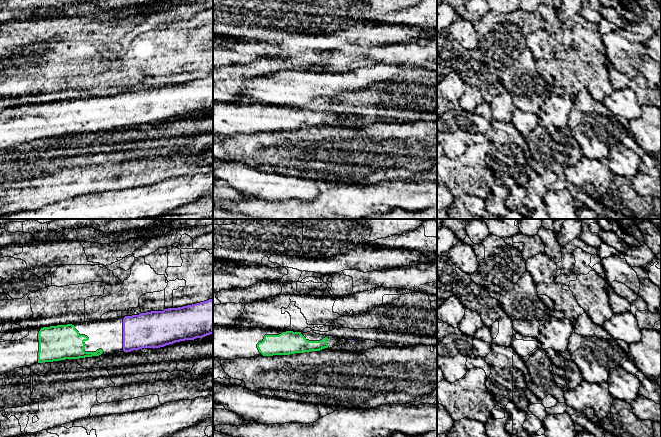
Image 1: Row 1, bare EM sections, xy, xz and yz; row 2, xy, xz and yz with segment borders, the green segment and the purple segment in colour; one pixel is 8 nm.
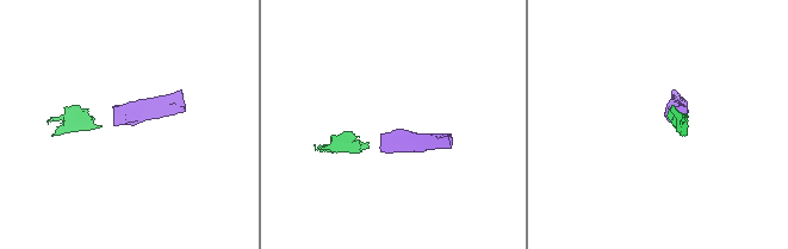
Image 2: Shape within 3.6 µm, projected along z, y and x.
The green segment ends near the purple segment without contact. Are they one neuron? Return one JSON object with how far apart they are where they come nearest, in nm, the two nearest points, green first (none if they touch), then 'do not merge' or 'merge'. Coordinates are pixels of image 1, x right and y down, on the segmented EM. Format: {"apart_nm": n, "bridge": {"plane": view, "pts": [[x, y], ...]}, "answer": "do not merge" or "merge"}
{"apart_nm": 170, "bridge": {"plane": "xy", "pts": [[102, 350], [123, 350]]}, "answer": "merge"}

